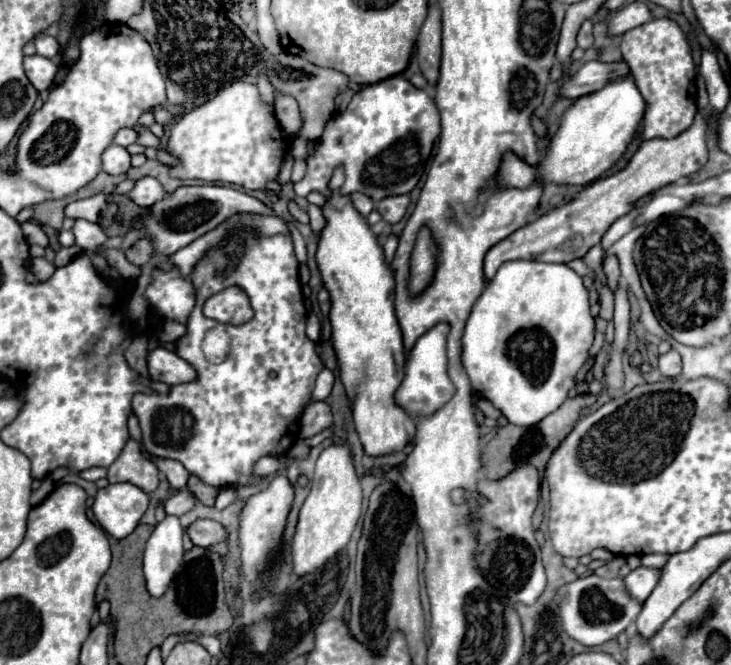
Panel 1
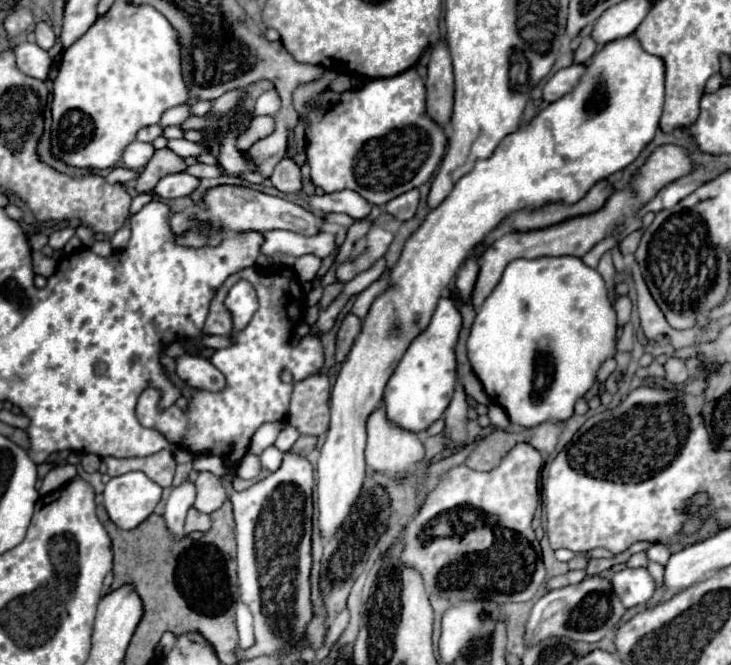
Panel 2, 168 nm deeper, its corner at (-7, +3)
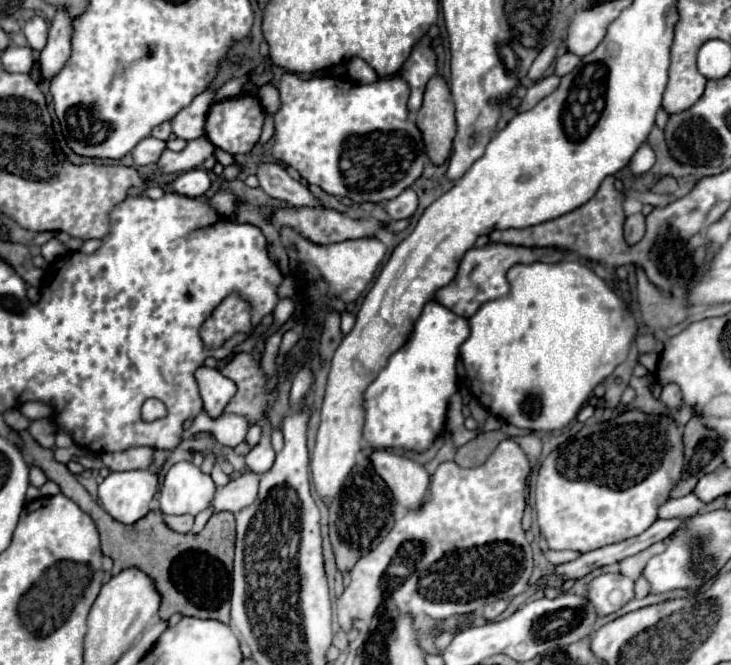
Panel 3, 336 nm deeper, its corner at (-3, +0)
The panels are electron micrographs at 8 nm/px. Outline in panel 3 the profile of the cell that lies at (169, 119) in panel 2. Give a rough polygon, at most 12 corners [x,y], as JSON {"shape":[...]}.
{"shape":[[203,91],[171,119],[177,137],[205,135],[213,91]]}

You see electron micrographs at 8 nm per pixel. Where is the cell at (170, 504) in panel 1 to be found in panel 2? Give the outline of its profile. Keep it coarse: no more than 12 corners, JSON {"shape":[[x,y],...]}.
{"shape":[[199,472],[197,500],[199,512],[211,514],[227,500],[219,476]]}

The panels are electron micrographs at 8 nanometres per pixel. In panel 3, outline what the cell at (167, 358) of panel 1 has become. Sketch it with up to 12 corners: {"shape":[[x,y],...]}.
{"shape":[[197,369],[205,411],[219,417],[237,391],[219,369]]}

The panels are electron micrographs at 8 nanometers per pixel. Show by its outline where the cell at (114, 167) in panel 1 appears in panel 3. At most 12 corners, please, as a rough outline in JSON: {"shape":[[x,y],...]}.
{"shape":[[145,137],[131,151],[135,165],[155,163],[165,141]]}

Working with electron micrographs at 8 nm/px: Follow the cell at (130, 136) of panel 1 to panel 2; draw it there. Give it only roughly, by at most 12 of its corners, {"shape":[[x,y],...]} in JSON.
{"shape":[[159,124],[141,128],[137,140],[153,142],[163,134]]}

